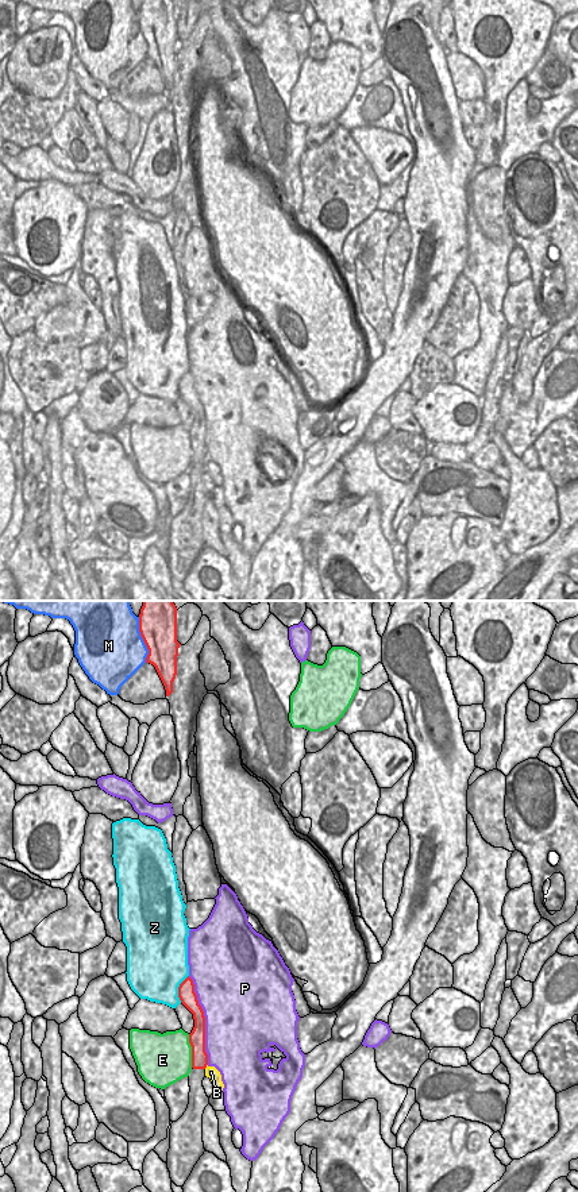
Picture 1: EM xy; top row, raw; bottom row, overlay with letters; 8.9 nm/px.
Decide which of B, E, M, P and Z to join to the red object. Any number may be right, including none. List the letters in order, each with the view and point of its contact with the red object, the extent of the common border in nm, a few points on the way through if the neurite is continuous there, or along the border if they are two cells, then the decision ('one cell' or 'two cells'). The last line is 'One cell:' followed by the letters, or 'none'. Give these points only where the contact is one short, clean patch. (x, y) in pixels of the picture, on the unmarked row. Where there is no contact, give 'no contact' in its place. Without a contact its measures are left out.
B: xy (205, 462) | 60 nm | along xy (207, 459), (204, 463) | two cells
E: xy (192, 446) | 300 nm | along xy (188, 429), (192, 462) | two cells
M: xy (143, 35) | 420 nm | two cells
P: xy (204, 416) | 800 nm | two cells
Z: xy (178, 384) | 260 nm | two cells
One cell: none

